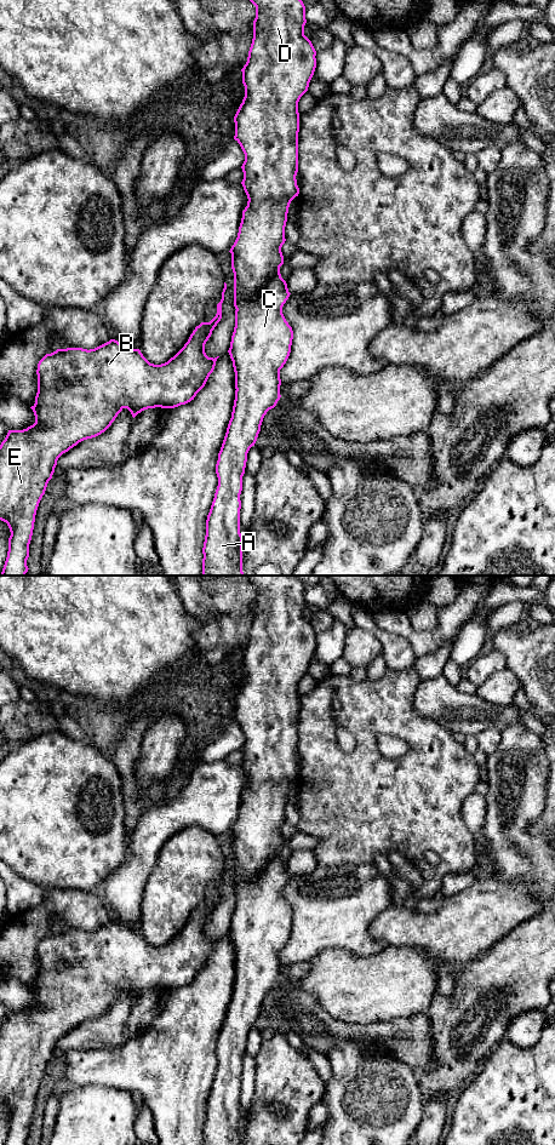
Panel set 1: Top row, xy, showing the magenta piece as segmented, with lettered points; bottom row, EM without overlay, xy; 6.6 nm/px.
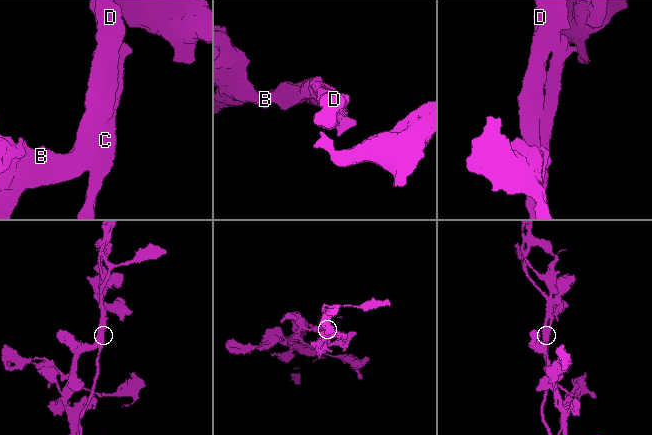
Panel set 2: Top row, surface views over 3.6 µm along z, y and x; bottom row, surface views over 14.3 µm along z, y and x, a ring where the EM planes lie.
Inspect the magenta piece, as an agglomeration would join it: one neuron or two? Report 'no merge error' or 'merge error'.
merge error

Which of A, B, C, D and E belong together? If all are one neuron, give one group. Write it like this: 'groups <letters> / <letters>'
groups A C / B D E

